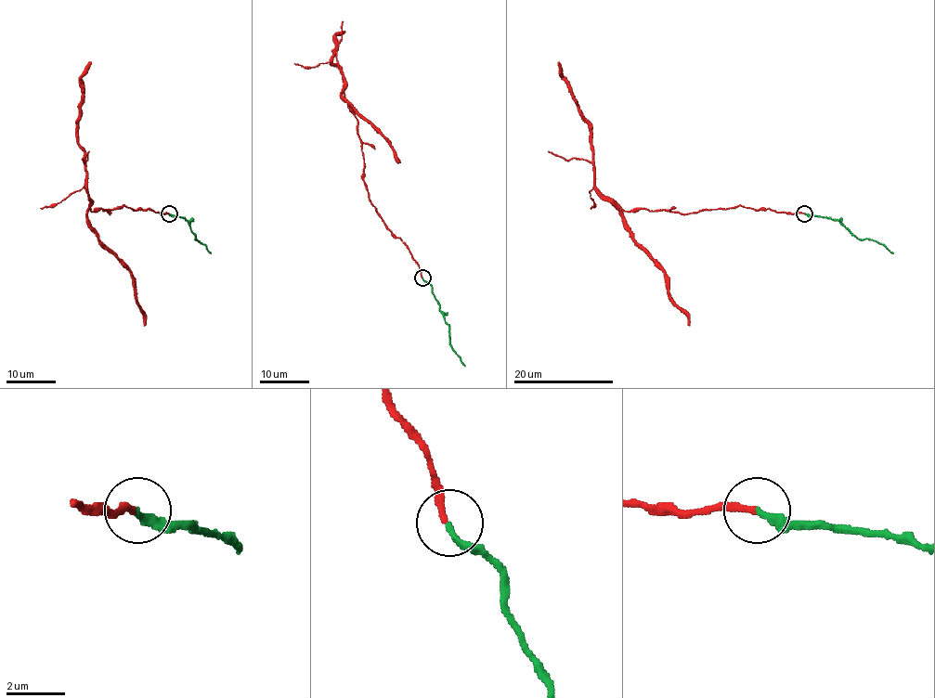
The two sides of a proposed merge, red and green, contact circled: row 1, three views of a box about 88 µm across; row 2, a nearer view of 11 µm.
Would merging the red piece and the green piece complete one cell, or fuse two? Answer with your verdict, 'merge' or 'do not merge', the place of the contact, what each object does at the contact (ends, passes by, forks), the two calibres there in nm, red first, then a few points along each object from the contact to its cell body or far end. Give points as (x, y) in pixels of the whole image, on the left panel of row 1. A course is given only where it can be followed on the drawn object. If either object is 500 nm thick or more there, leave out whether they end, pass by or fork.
merge; place (169, 213); red ends; green ends; calibres 220 and 220 nm; course red (167, 213), (125, 205), (110, 214), (91, 211), (84, 149), (78, 142), (82, 77), (91, 61); course green (169, 213), (185, 219), (196, 239), (211, 253)

